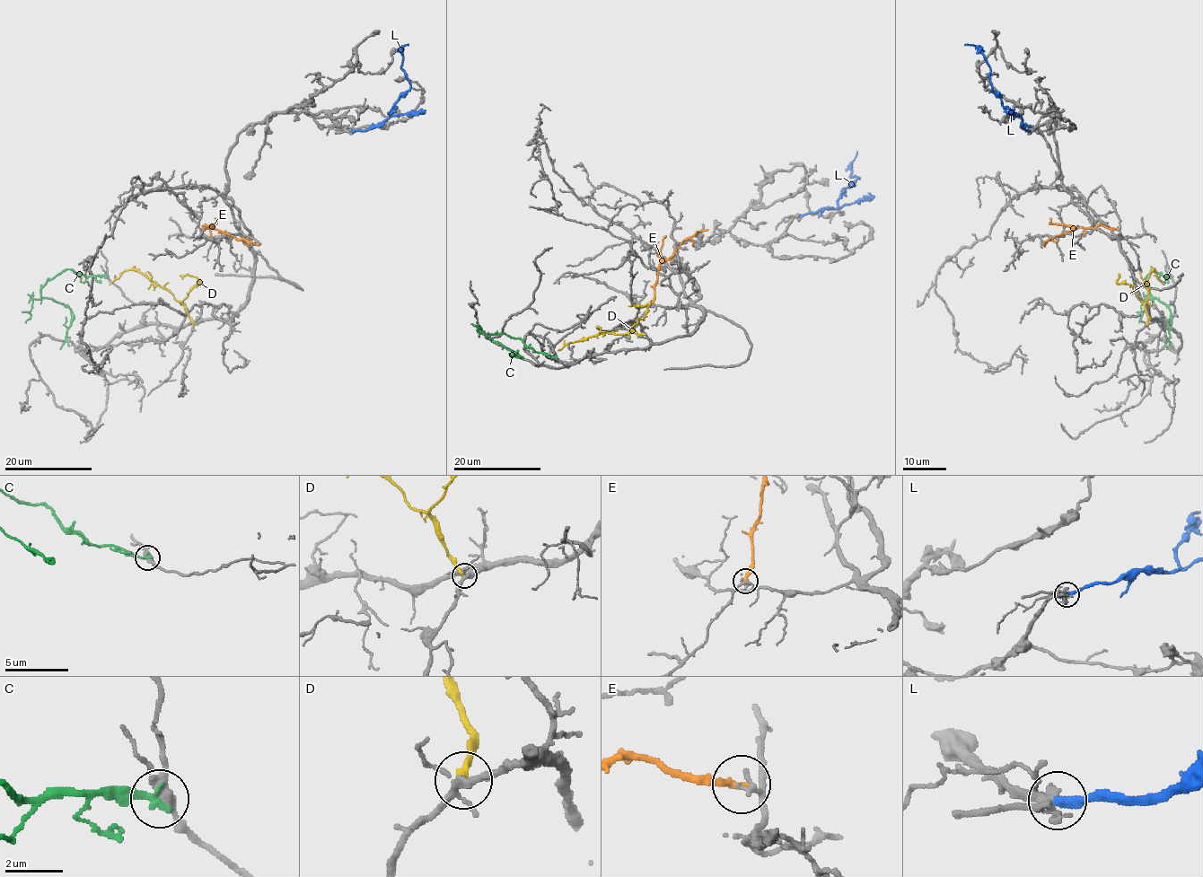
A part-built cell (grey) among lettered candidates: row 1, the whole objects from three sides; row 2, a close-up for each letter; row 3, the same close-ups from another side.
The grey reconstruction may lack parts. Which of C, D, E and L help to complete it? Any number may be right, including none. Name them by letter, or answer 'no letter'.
L

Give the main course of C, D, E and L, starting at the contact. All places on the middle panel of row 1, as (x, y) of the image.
C: (556, 356), (535, 352), (520, 338), (504, 333), (492, 333), (492, 341), (501, 343), (521, 357), (509, 353)
D: (644, 333), (605, 332), (567, 343), (557, 351)
E: (652, 302), (657, 267), (674, 254), (685, 240), (707, 229)
L: (800, 216), (837, 208), (841, 191), (859, 178), (850, 177), (851, 162), (856, 151)

